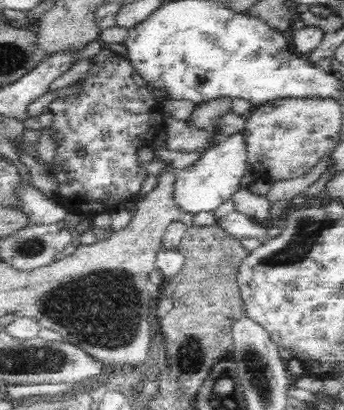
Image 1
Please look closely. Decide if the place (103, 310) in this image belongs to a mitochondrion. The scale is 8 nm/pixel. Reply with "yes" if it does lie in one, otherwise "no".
yes

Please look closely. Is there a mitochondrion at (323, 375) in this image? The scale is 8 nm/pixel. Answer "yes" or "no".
no

